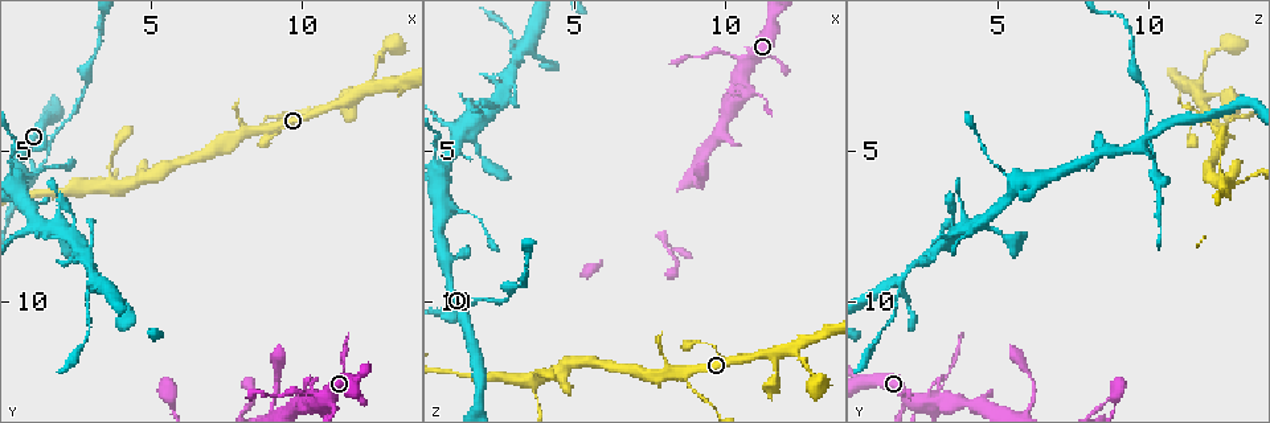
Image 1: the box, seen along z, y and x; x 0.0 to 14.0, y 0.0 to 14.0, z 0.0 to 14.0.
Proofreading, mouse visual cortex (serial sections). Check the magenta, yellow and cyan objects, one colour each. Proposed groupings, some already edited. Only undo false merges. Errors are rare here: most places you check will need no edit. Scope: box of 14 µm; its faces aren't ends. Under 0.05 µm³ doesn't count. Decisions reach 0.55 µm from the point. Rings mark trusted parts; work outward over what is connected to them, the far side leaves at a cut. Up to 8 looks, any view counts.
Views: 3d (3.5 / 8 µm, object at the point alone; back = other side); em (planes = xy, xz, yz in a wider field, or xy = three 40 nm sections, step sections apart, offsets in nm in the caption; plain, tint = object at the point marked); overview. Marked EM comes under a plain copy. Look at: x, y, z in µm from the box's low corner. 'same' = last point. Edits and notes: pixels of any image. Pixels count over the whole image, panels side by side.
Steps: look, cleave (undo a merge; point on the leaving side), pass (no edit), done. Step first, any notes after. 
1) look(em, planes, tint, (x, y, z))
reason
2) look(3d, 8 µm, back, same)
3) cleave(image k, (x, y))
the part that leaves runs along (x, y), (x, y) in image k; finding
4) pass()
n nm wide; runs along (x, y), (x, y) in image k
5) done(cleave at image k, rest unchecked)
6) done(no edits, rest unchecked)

look(3d, 3.5 µm, (8.5, 4.4, 12.4))
small branch off a trunk

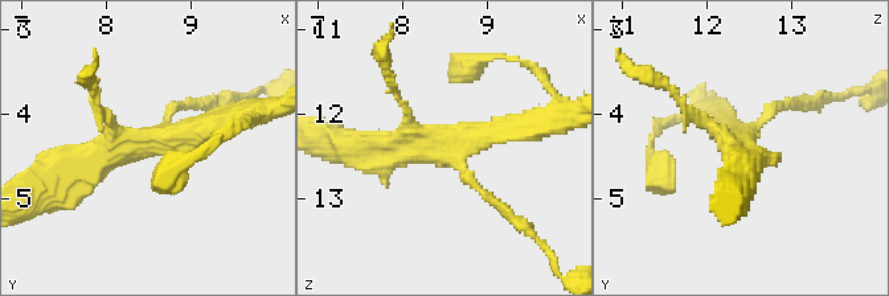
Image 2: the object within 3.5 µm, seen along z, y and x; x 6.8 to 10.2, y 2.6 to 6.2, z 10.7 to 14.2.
look(em, xy, step 2, tint, (8.65, 4.30, 12.30))

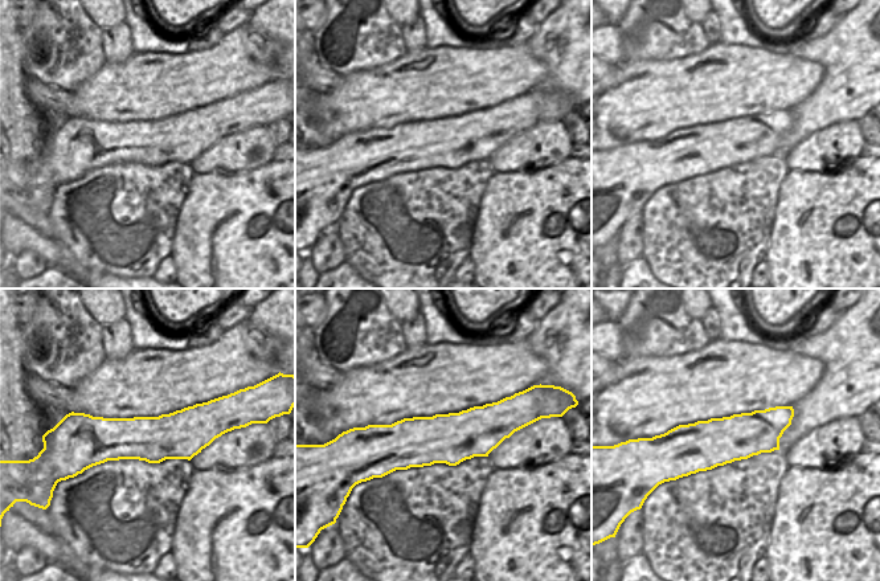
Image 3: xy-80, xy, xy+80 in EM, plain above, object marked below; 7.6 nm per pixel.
pass()
runs along (512, 426), (375, 447) in image 3; one cell here

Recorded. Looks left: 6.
look(3d, 3.5 µm, (1.2, 5.6, 10.1))
three arms meet

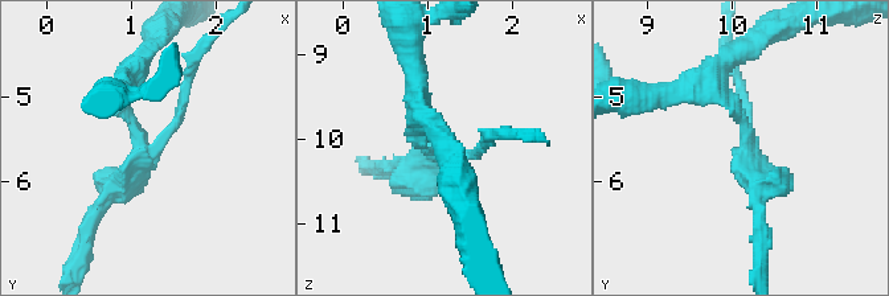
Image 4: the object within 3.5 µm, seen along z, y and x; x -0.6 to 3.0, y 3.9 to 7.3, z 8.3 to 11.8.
look(em, xy, step 5, tint, (1.15, 5.65, 10.15))

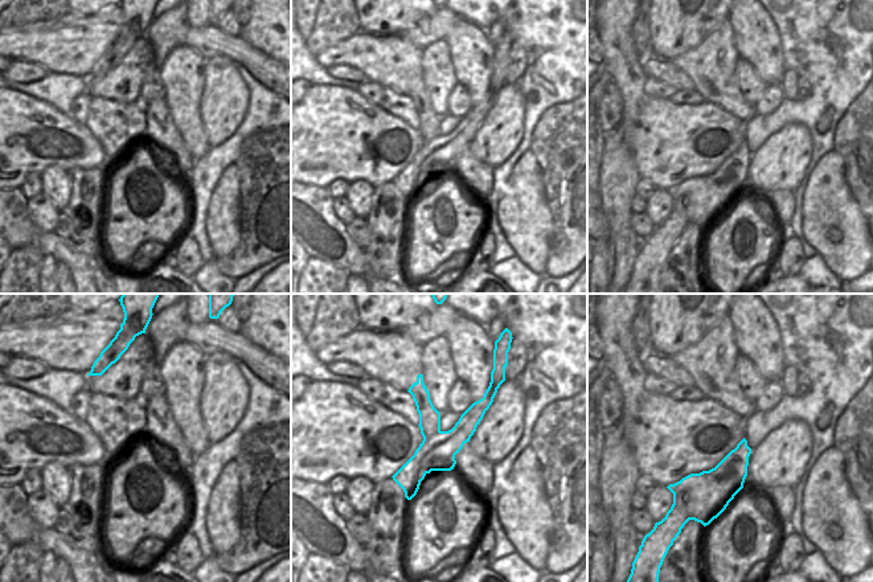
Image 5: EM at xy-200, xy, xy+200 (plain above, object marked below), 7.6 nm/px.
cleave(image 4, (758, 237))
3 arms; arms of 150, 150, 250 nm; border along (419, 454), (401, 487) in image 5; two cells meet here

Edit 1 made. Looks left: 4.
look(overview)
see it whole again

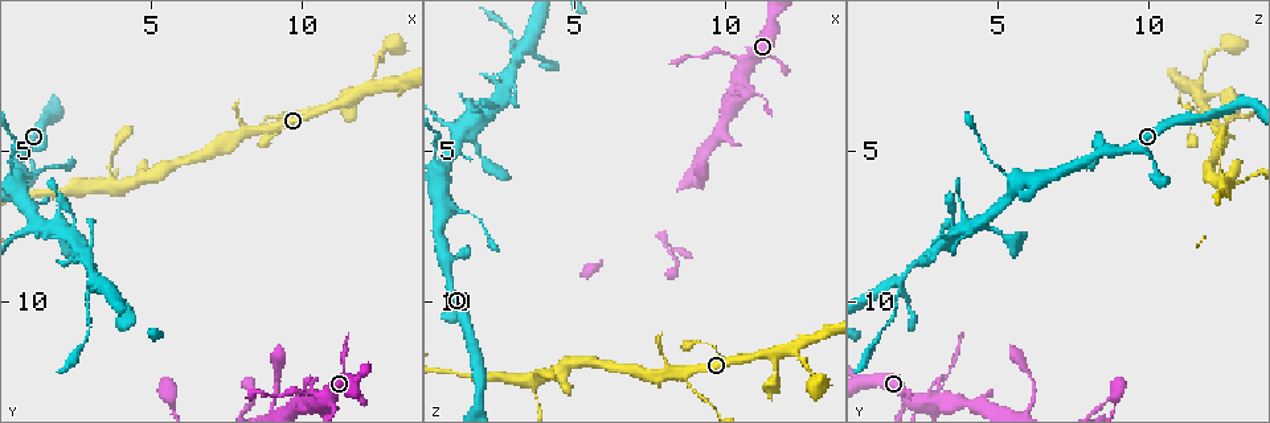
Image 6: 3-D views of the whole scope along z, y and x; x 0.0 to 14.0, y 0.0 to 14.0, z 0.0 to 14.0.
look(3d, 3.5 µm, (3.7, 6.2, 12.6))
four-way junction

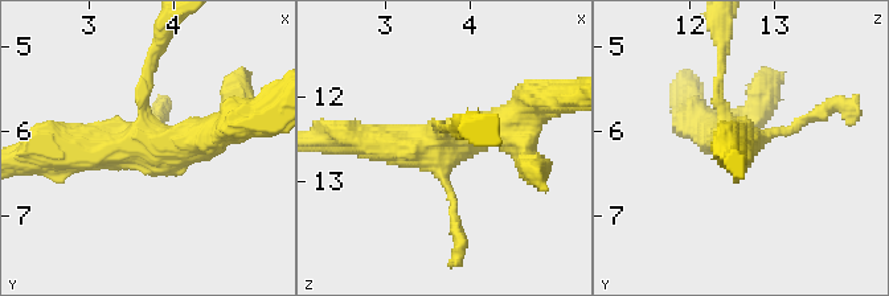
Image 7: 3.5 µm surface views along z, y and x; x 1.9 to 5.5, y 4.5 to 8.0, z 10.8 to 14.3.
look(em, xy, step 1, tint, (3.65, 6.15, 12.55))
4 arms; arms of 100, 150, 400, 450 nm; need the tissue

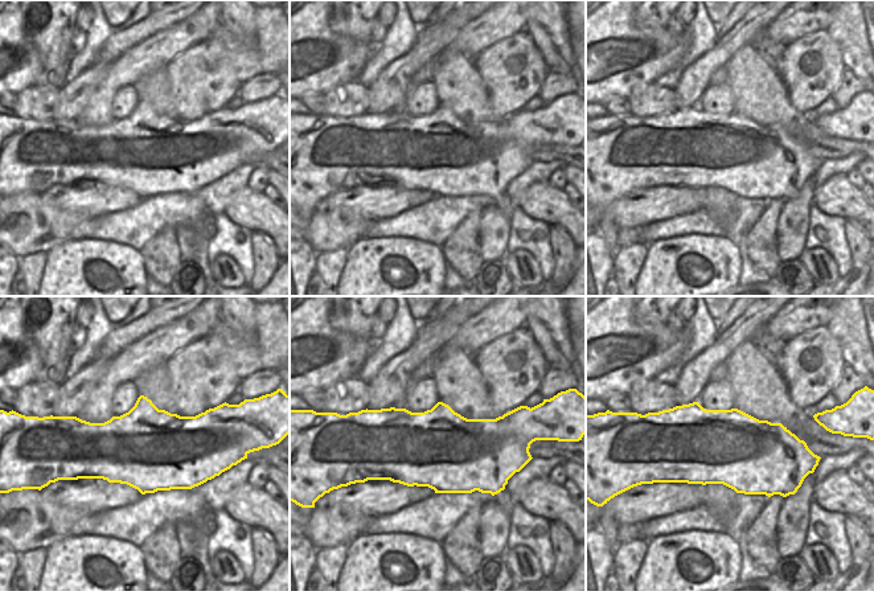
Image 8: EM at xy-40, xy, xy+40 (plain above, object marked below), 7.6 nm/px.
pass()
runs along (222, 128), (169, 144), (56, 153) in image 7; one cell here

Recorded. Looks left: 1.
done(cleave at image 4, rest unchecked)

